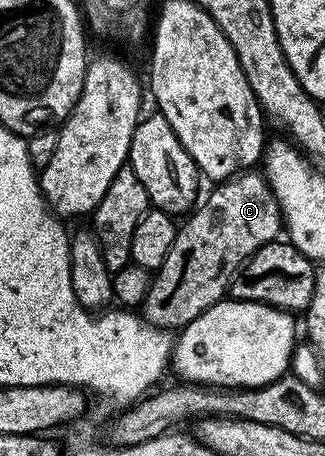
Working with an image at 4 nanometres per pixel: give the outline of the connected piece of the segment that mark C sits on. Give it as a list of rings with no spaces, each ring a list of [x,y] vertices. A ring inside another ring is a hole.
[[[248,170],[240,173],[236,177],[232,177],[228,181],[218,183],[216,188],[205,200],[203,201],[184,219],[184,224],[181,224],[177,229],[173,240],[173,245],[169,248],[169,254],[166,255],[165,262],[162,263],[159,269],[156,269],[155,275],[152,277],[149,293],[147,293],[145,302],[140,305],[140,313],[147,324],[151,324],[154,328],[162,328],[164,330],[182,330],[187,324],[195,320],[209,308],[215,305],[219,300],[224,299],[230,287],[230,280],[235,276],[235,273],[242,267],[243,262],[248,260],[253,253],[256,252],[261,246],[267,245],[270,241],[278,239],[282,233],[282,212],[279,203],[276,201],[270,186],[267,184],[266,177],[253,170]]]

